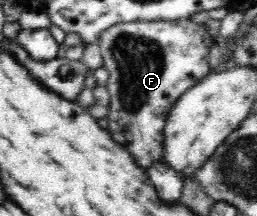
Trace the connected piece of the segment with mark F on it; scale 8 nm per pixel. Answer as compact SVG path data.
M188 18L174 22L135 22L132 24L116 24L100 35L98 44L103 56L104 68L109 73L107 82L110 94L109 105L103 113L107 116L107 131L113 139L120 143L132 155L142 171L154 166L162 159L162 142L164 142L164 122L176 101L192 86L200 84L203 78L212 71L209 64L209 50L215 39L204 25L196 24Z

